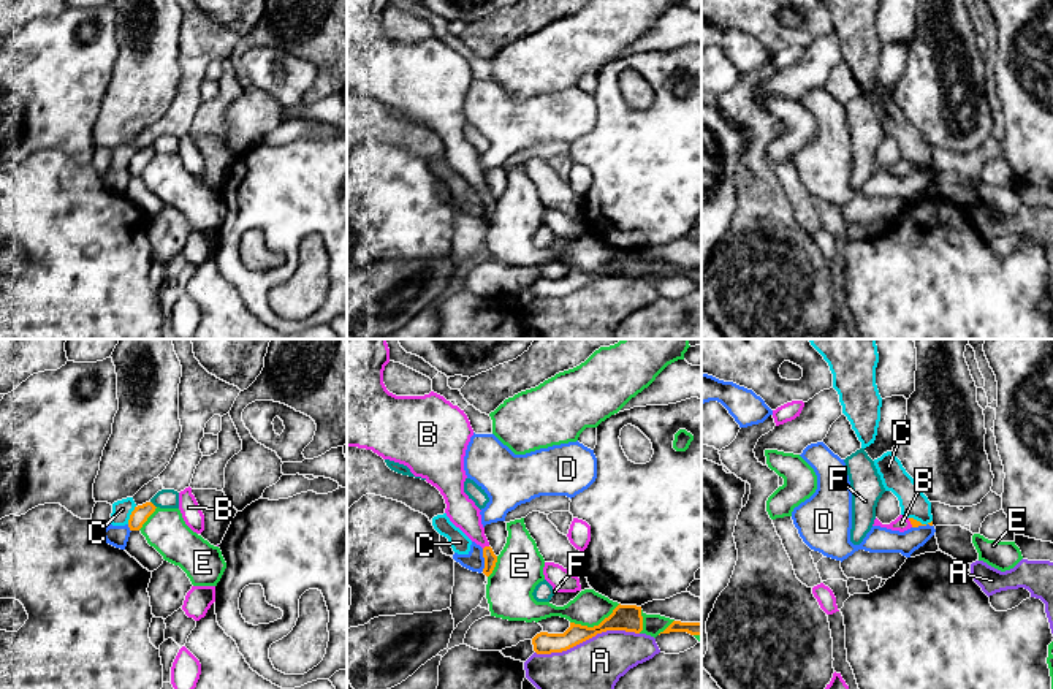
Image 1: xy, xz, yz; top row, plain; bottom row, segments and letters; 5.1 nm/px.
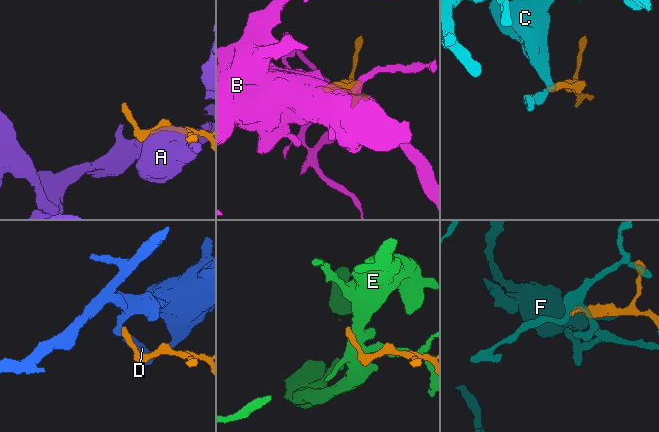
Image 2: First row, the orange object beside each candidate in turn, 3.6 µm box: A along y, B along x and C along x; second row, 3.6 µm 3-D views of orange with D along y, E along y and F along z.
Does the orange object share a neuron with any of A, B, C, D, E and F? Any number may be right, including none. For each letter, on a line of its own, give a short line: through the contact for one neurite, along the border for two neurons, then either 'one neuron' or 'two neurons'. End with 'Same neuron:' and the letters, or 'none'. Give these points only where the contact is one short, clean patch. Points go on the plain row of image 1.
A: two neurons
B: line xz (490, 203), (485, 192), (461, 156); one neuron
C: line xy (135, 151), (127, 168); two neurons
D: line xz (482, 194), (483, 216); two neurons
E: two neurons
F: two neurons
Same neuron: B

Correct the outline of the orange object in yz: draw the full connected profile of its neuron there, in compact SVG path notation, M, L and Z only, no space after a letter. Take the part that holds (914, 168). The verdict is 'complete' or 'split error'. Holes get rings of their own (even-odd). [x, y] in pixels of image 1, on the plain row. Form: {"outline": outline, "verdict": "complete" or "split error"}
{"outline": "M899 160L895 166L891 166L890 169L882 169L877 163L874 165L872 171L880 171L880 173L887 173L891 176L899 176L904 177L910 173L918 173L918 171L926 171L922 169L920 166L914 165L914 163L907 163L906 160Z", "verdict": "split error"}

